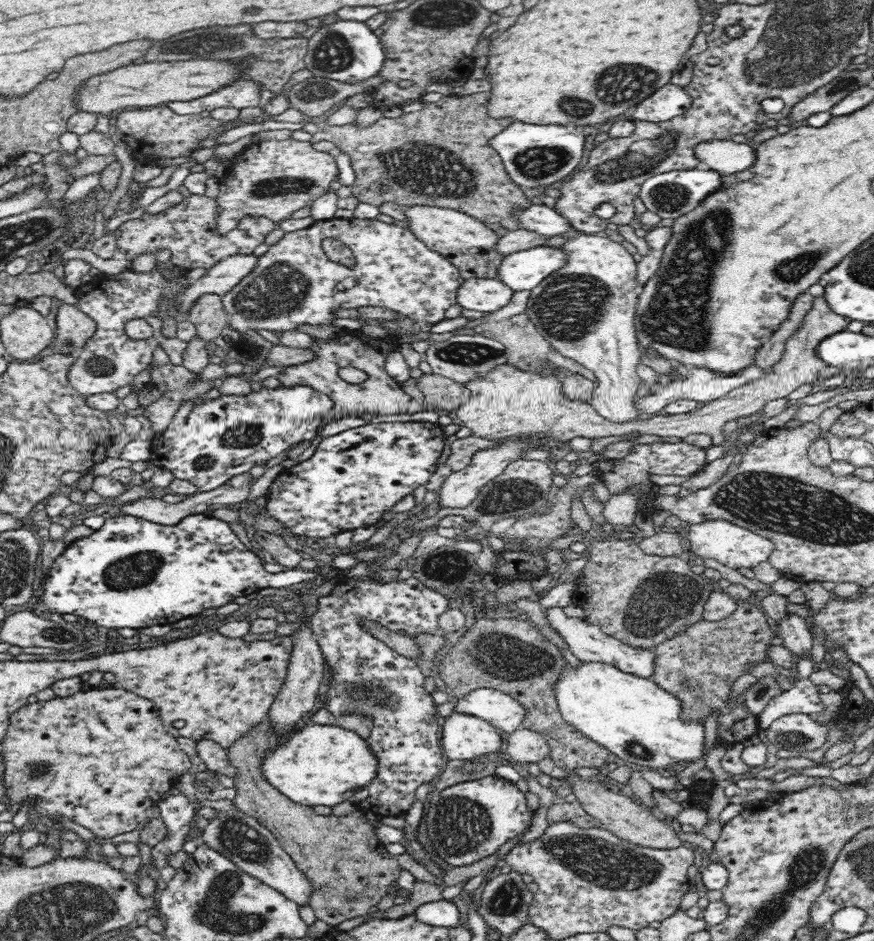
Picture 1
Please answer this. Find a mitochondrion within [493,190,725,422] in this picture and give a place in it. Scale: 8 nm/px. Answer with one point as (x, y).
(570, 307)

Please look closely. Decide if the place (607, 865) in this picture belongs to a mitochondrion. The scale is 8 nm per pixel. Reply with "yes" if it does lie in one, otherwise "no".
yes

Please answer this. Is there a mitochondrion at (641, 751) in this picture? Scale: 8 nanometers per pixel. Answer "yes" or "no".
yes

